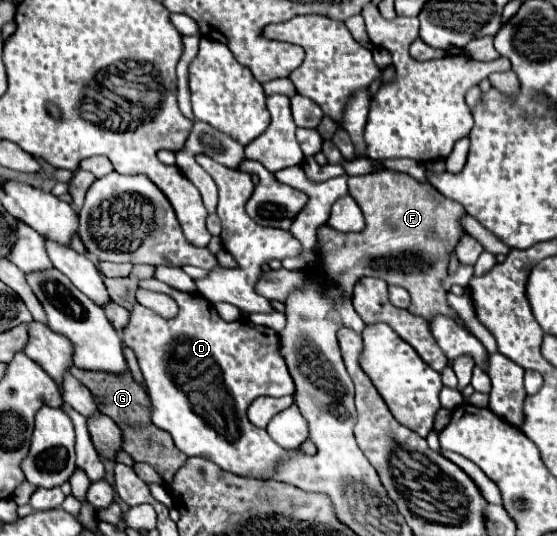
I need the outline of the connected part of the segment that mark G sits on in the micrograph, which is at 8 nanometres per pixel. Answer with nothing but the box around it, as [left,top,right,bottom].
[70,366,186,482]

